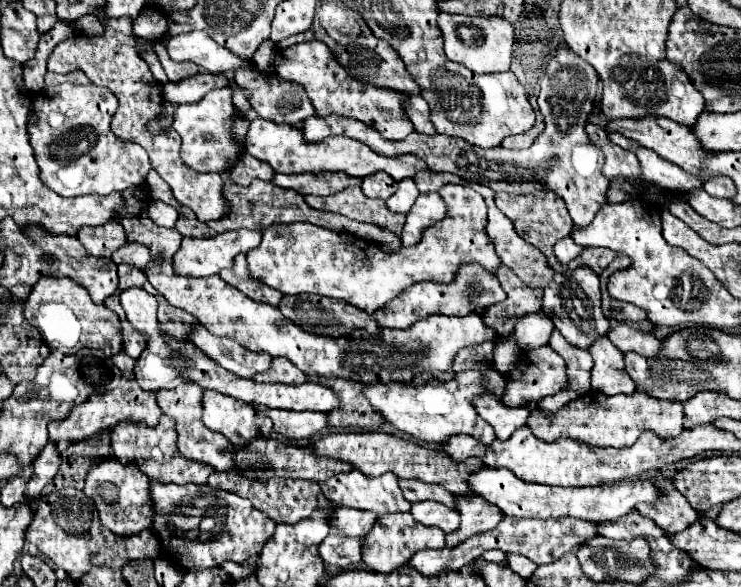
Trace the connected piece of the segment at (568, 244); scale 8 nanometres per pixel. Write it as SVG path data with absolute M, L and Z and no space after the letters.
M565 237L565 239L561 239L561 241L555 245L555 255L557 255L557 259L559 259L561 263L565 263L565 261L569 263L569 261L575 259L581 251L583 251L583 247L581 247L581 245L575 245L571 237Z

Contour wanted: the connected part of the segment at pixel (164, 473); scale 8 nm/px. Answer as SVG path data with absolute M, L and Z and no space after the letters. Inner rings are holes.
M161 415L159 425L157 427L147 427L141 423L131 423L131 421L123 421L119 425L115 425L111 429L111 447L113 447L113 455L121 461L121 463L139 463L141 471L155 481L161 483L197 483L197 485L205 485L207 477L213 473L211 465L199 463L199 461L189 461L187 457L183 457L177 451L177 433L175 433L175 425L173 419L169 415Z

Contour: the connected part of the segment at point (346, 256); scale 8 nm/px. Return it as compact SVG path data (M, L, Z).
M453 183L443 185L439 195L447 205L447 215L437 221L437 225L423 229L421 241L413 247L401 247L399 251L387 253L377 243L369 243L351 233L337 233L305 221L293 225L275 223L263 231L261 245L247 253L249 275L285 295L327 295L347 301L367 313L383 307L397 297L401 289L409 289L415 283L433 281L443 285L453 281L457 269L467 263L479 263L495 275L501 267L501 259L485 233L487 205L483 197L467 185Z

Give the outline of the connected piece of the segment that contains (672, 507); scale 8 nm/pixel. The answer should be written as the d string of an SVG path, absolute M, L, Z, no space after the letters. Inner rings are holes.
M659 481L659 487L663 489L661 501L653 505L637 505L639 513L657 521L657 525L661 525L667 533L679 533L693 521L701 519L701 513L693 511L689 501L685 501L685 497L673 487L671 481Z

